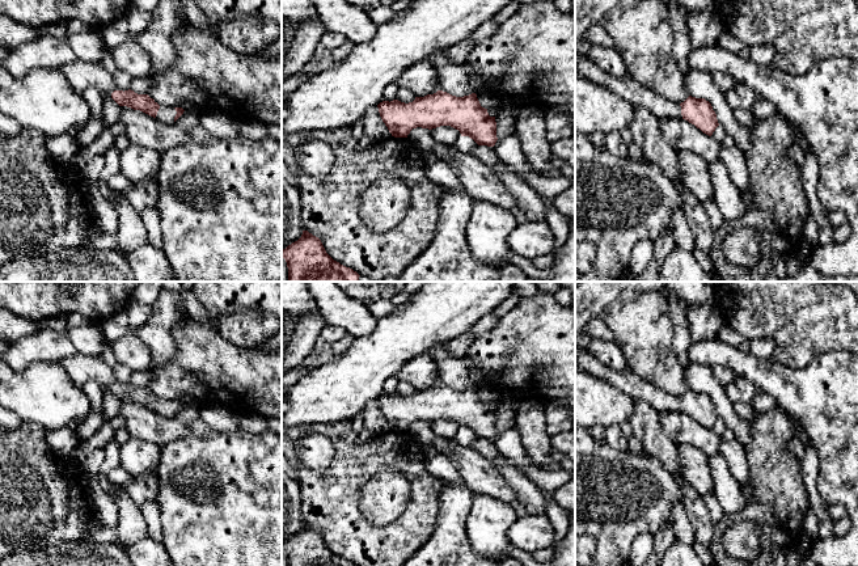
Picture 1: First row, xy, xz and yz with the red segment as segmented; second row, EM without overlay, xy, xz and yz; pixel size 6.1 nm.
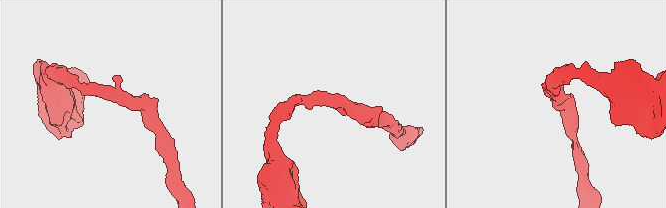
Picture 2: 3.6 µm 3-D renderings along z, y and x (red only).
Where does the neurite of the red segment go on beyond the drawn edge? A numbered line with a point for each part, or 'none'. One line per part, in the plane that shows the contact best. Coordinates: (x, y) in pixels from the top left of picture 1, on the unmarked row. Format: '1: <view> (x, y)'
1: xz (452, 371)

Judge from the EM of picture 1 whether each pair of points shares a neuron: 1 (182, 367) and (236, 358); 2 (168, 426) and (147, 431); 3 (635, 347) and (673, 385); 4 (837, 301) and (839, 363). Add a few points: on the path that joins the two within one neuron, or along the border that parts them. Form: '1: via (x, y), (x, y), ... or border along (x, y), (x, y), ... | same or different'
1: via (195, 367), (223, 367) | same
2: via (163, 427), (152, 427) | same
3: via (645, 357), (664, 376) | same
4: border along (844, 350), (821, 353), (810, 362) | different

